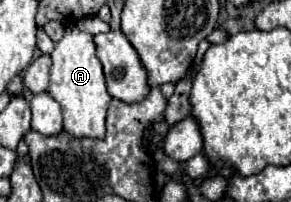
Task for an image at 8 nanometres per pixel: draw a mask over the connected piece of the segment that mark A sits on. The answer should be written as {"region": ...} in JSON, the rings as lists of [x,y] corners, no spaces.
{"region":[[[76,27],[66,29],[64,37],[56,43],[52,51],[52,73],[50,73],[48,95],[60,103],[62,117],[64,117],[64,131],[70,137],[104,139],[104,133],[106,133],[104,121],[106,121],[106,111],[112,97],[106,91],[102,65],[100,65],[100,59],[96,57],[92,35]]]}

